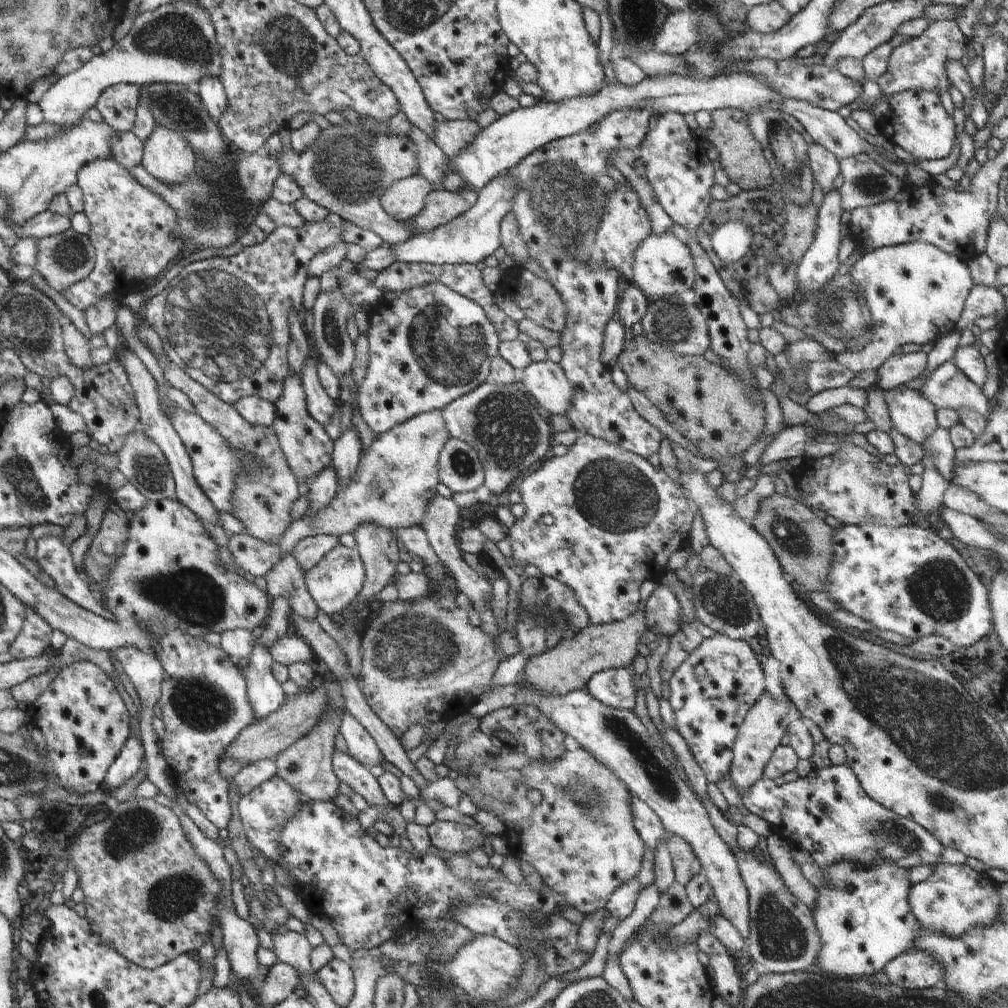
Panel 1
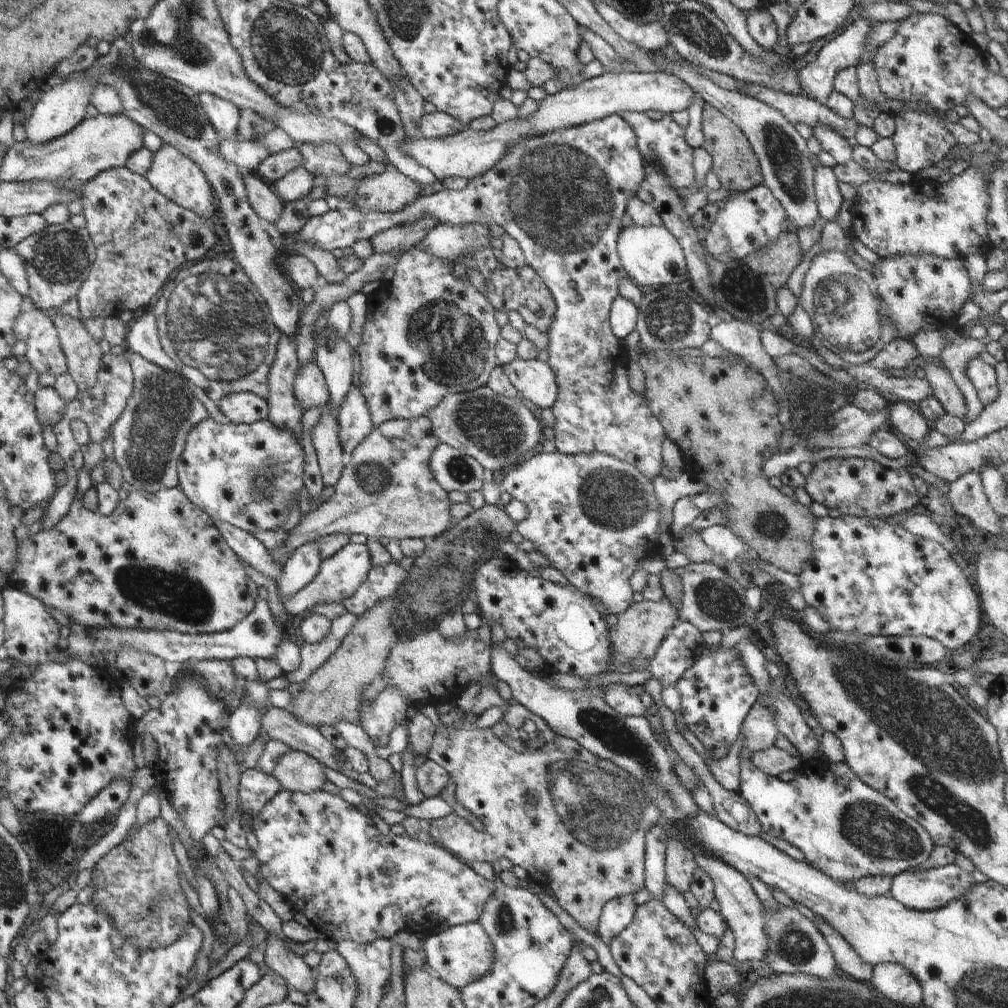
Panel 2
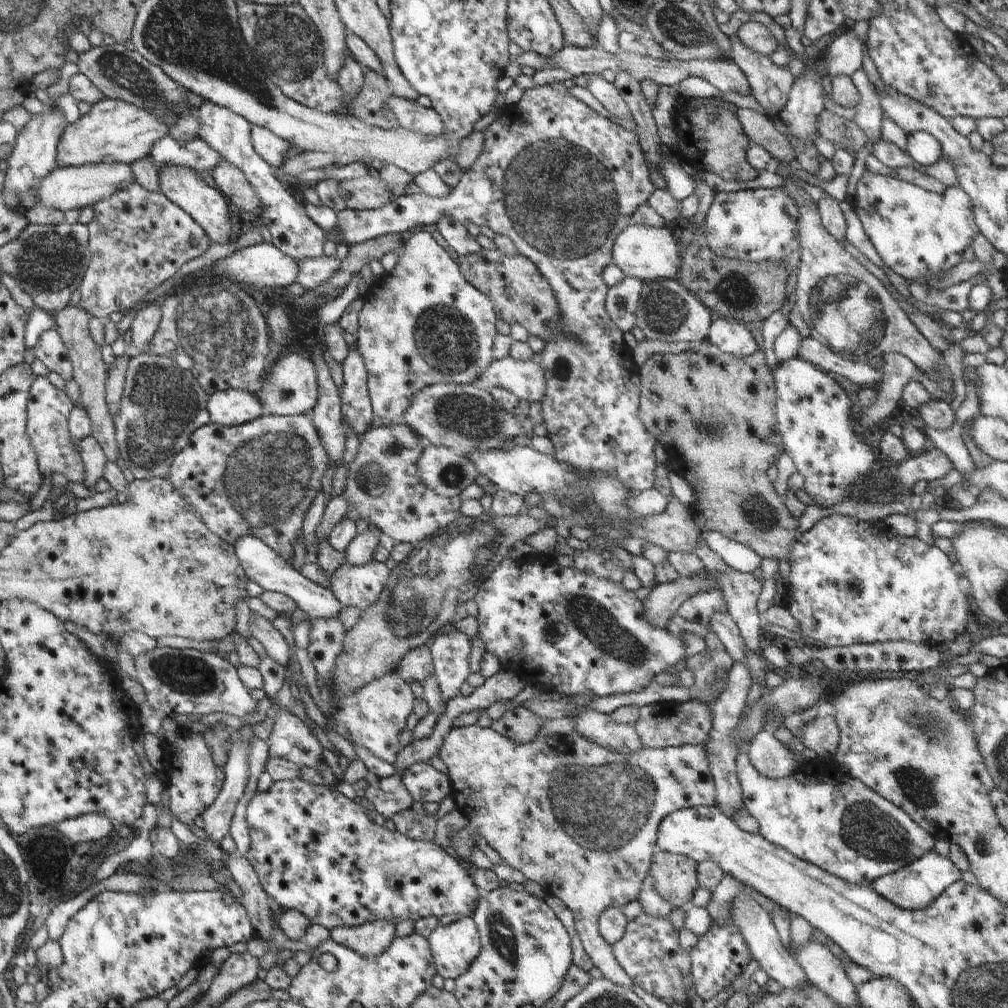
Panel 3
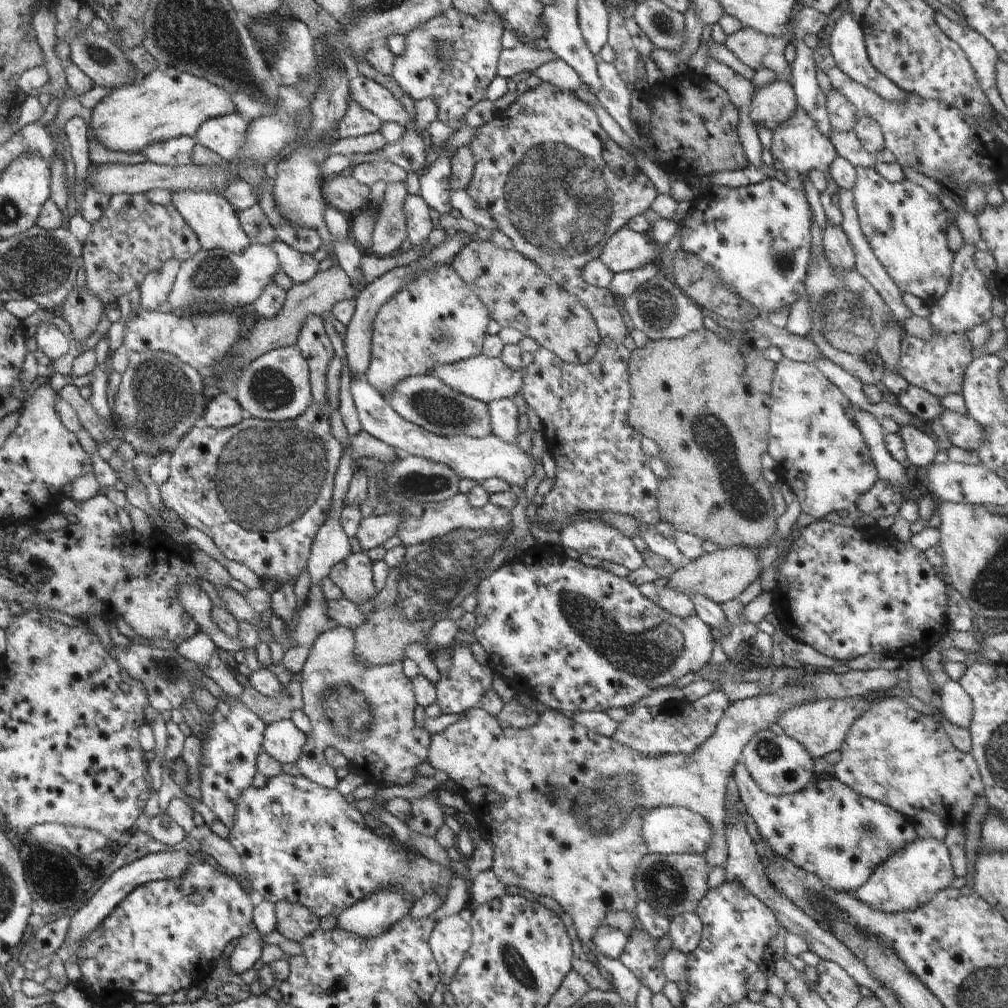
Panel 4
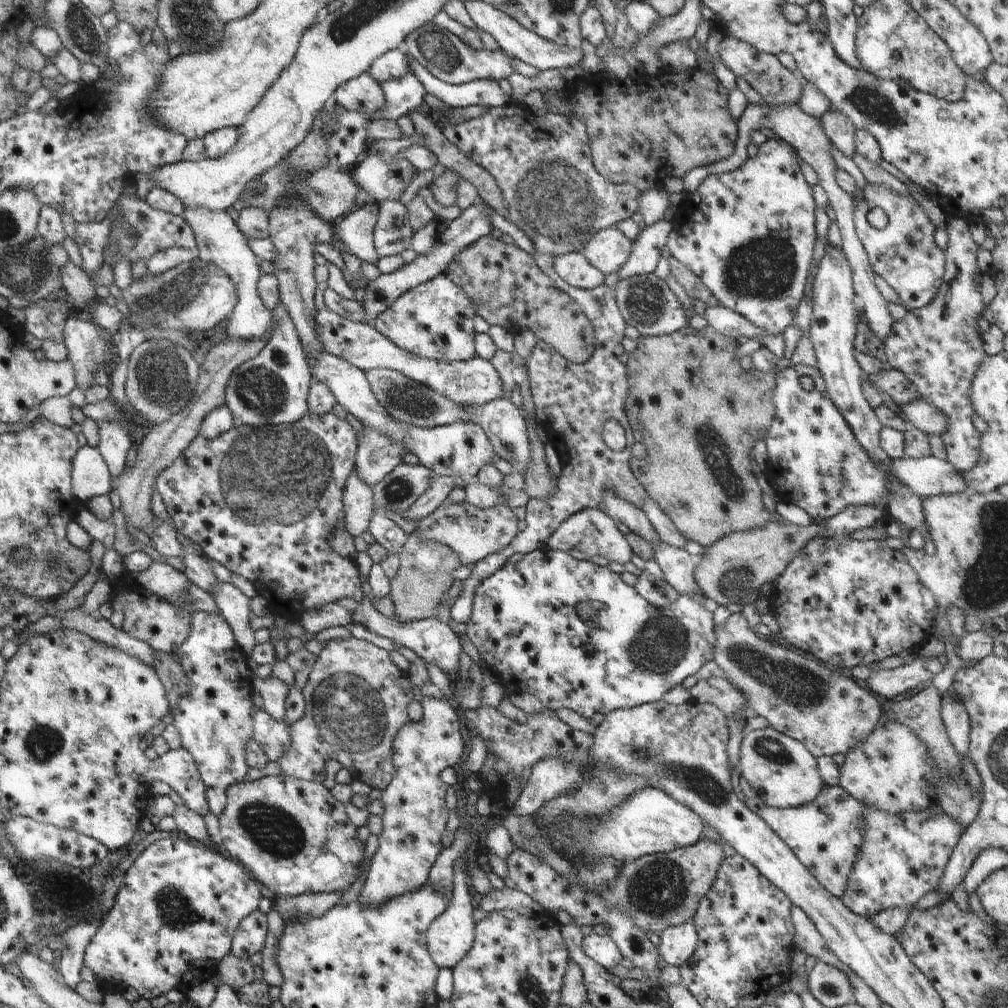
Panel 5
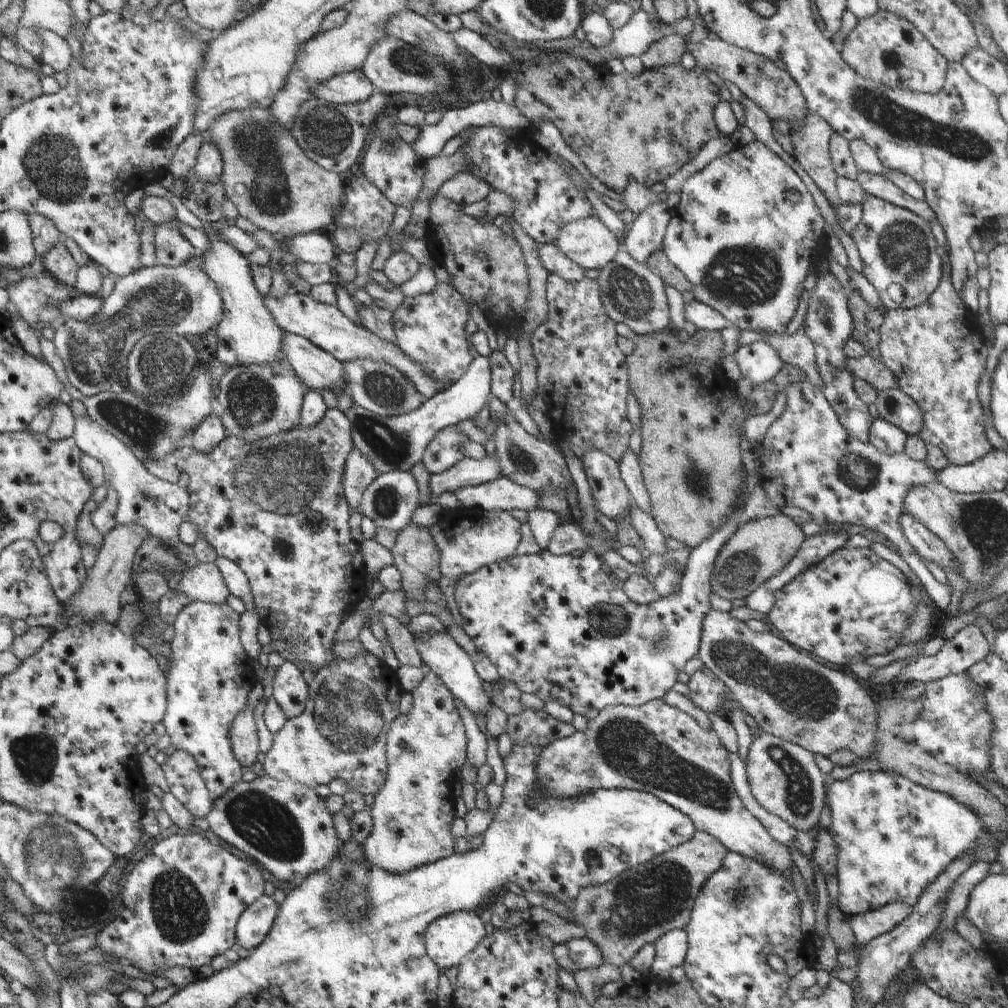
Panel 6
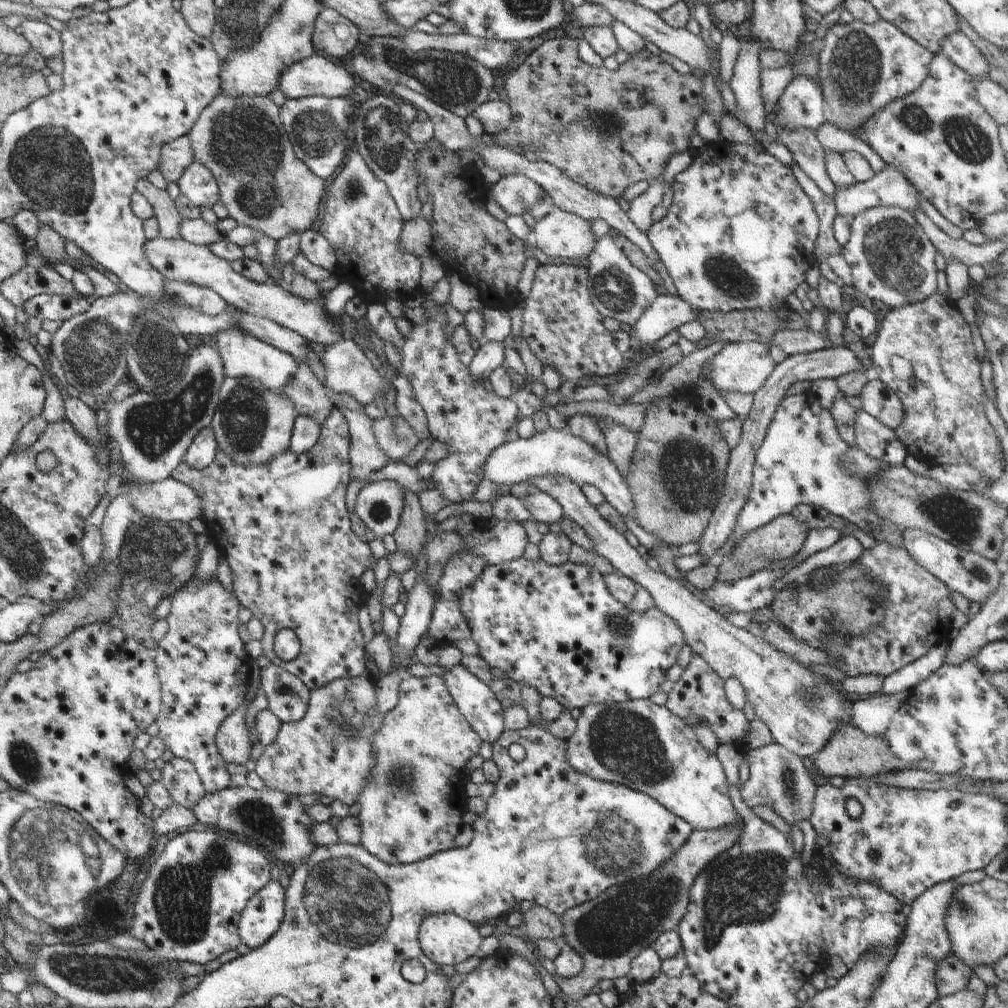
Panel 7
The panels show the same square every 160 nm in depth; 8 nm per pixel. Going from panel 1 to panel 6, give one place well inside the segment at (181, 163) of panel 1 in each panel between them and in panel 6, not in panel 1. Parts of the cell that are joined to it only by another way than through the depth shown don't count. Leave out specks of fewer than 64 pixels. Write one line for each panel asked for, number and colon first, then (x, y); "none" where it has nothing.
2: (177, 177)
3: (208, 207)
4: (215, 221)
5: (219, 240)
6: (247, 334)

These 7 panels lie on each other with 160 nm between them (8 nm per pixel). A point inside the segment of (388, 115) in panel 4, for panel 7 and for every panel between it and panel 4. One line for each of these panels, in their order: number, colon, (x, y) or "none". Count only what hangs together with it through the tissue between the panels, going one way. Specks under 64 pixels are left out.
5: (362, 94)
6: (348, 88)
7: (317, 76)

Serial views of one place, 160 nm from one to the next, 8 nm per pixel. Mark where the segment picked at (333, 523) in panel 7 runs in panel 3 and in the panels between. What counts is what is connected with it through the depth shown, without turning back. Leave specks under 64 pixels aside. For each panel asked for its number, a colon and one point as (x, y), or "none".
3: (259, 478)
4: (261, 489)
5: (262, 501)
6: (276, 507)

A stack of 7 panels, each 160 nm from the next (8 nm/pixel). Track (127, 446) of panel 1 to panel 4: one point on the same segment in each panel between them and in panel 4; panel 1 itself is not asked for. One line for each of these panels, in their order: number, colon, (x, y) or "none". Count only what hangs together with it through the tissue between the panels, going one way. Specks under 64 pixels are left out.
2: (149, 437)
3: (162, 404)
4: (160, 398)

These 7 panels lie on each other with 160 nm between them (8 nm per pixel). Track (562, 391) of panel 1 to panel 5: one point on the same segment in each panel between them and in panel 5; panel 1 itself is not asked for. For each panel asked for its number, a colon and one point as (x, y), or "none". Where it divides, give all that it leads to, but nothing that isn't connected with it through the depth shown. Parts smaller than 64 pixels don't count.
2: (534, 379)
3: (525, 379)
4: (487, 379)
5: (473, 382)

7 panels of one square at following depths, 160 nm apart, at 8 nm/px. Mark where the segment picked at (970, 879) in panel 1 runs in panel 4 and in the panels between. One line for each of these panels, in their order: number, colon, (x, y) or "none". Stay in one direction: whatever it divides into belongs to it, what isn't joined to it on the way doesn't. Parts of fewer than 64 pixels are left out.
2: (929, 889)
3: (913, 887)
4: (909, 878)

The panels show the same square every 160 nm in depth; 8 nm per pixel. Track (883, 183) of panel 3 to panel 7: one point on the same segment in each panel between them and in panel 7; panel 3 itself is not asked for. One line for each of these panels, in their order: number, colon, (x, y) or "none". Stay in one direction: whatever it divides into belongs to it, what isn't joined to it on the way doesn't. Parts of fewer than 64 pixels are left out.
4: (906, 227)
5: (905, 254)
6: (899, 252)
7: (892, 260)

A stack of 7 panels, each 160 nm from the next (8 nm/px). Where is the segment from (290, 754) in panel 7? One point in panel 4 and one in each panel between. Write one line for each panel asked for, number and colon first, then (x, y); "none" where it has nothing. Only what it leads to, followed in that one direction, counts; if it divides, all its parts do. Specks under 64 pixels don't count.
4: (367, 713)
5: (355, 697)
6: (342, 733)

